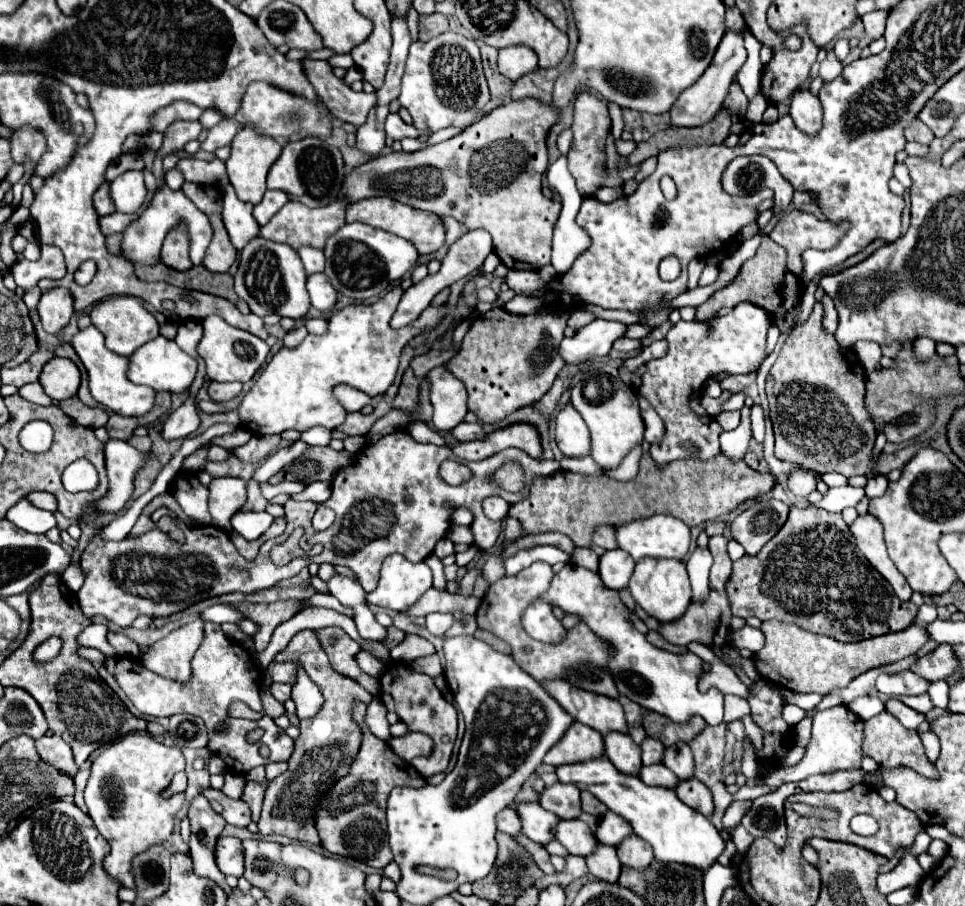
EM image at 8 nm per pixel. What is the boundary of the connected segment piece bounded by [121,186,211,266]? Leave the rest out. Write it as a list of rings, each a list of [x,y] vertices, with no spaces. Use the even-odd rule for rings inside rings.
[[[163,186],[159,188],[149,206],[141,212],[141,216],[123,232],[123,254],[127,256],[127,260],[131,262],[141,262],[141,264],[155,264],[159,260],[159,252],[161,252],[161,244],[163,238],[167,234],[167,230],[171,230],[179,220],[185,220],[187,228],[189,228],[189,236],[191,236],[191,262],[195,266],[199,266],[203,262],[203,256],[207,252],[207,244],[211,242],[211,224],[207,220],[207,216],[203,212],[199,212],[195,208],[195,204],[191,204],[191,200],[185,198],[185,194],[181,190],[173,192],[171,188]]]

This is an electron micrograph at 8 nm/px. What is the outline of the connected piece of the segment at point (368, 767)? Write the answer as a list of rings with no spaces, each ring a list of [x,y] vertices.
[[[355,702],[353,718],[363,728],[363,744],[349,774],[341,778],[319,802],[315,812],[315,822],[321,836],[321,846],[331,854],[349,856],[373,868],[385,868],[393,860],[391,848],[387,844],[387,820],[385,820],[387,796],[397,786],[423,788],[427,786],[427,782],[409,762],[401,760],[387,742],[373,736],[373,732],[367,732],[367,724],[363,724],[365,712],[367,704]]]

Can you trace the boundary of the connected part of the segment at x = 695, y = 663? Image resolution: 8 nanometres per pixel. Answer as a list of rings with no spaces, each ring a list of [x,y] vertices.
[[[569,562],[563,570],[559,570],[553,576],[551,588],[531,604],[531,608],[541,608],[537,610],[539,614],[535,616],[535,624],[531,624],[531,608],[527,608],[527,612],[521,618],[525,632],[531,636],[533,630],[533,638],[539,642],[551,640],[551,632],[561,630],[561,622],[551,614],[553,606],[559,606],[565,614],[585,616],[589,628],[603,642],[611,644],[611,648],[615,650],[615,658],[611,660],[611,674],[615,676],[615,684],[623,696],[631,698],[633,702],[647,710],[667,716],[673,722],[687,722],[693,716],[701,716],[711,726],[723,722],[723,694],[717,688],[709,688],[707,692],[697,690],[703,660],[691,652],[673,654],[649,644],[645,636],[631,626],[627,618],[627,608],[619,600],[619,594],[615,590],[605,588],[597,574]]]

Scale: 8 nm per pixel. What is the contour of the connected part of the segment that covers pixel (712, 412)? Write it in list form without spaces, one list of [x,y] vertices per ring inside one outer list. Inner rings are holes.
[[[723,390],[723,394],[721,394],[719,398],[715,398],[715,400],[711,400],[711,402],[701,402],[701,404],[703,404],[703,408],[707,410],[709,416],[717,416],[719,412],[723,412],[723,404],[725,404],[729,398],[731,398],[731,392],[729,392],[729,390]]]

